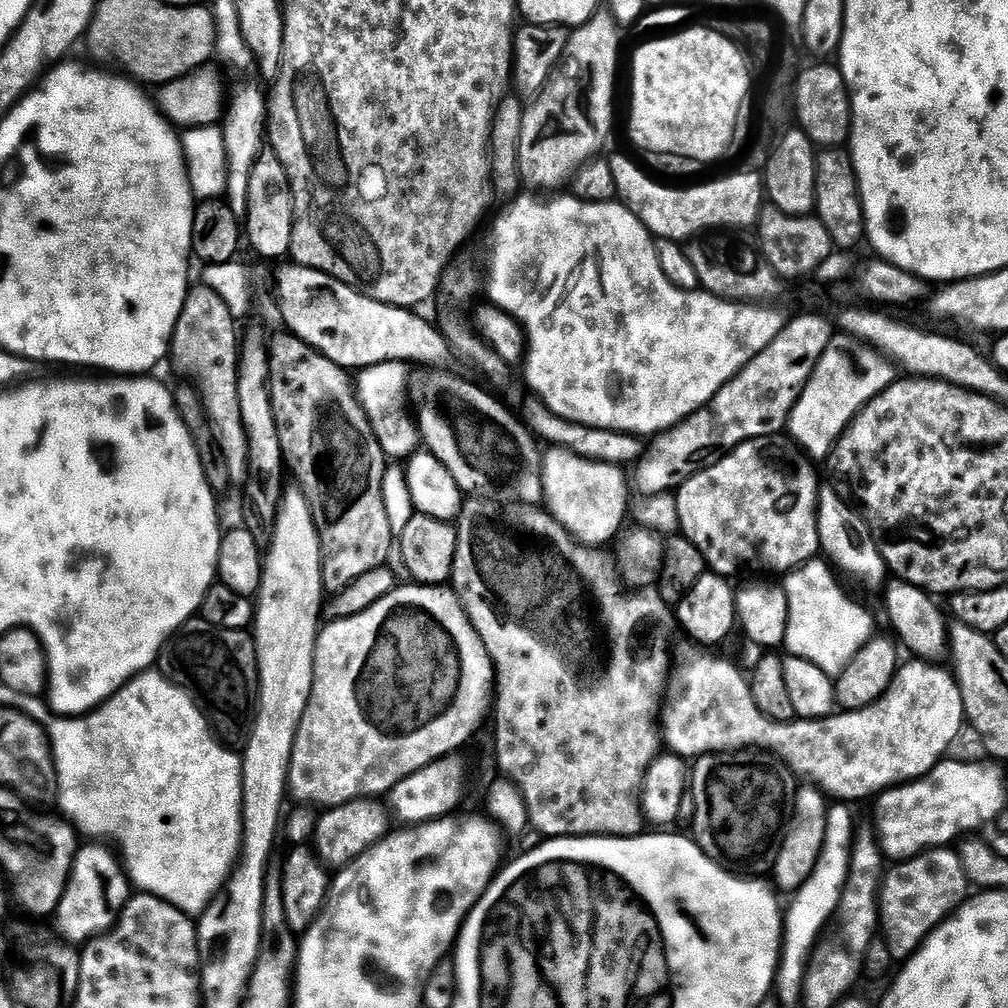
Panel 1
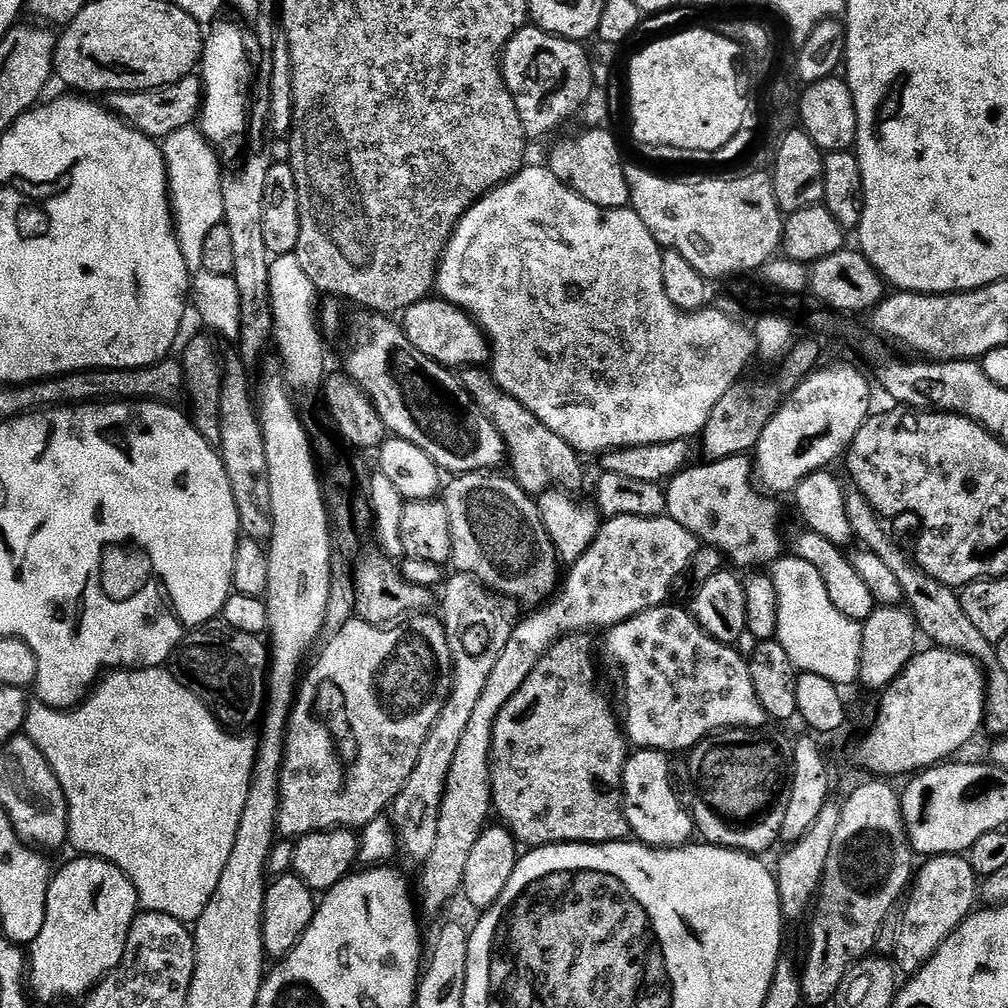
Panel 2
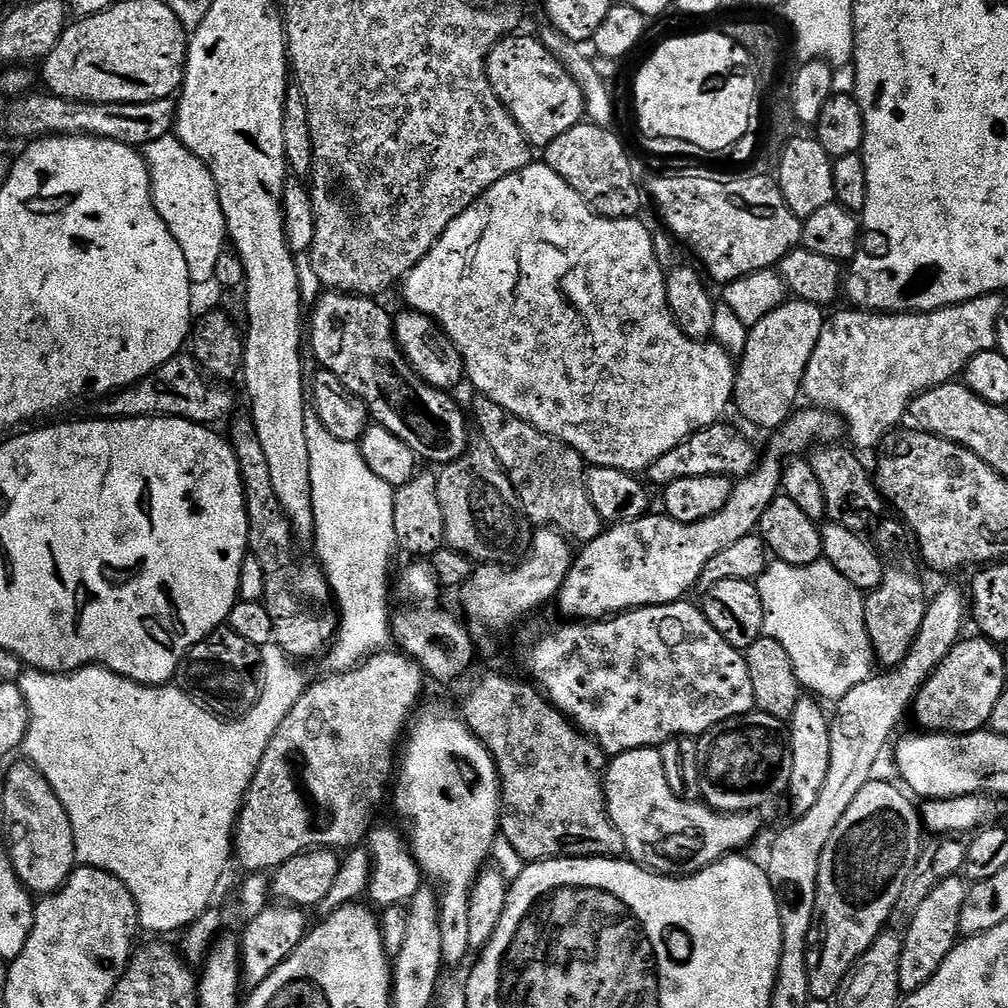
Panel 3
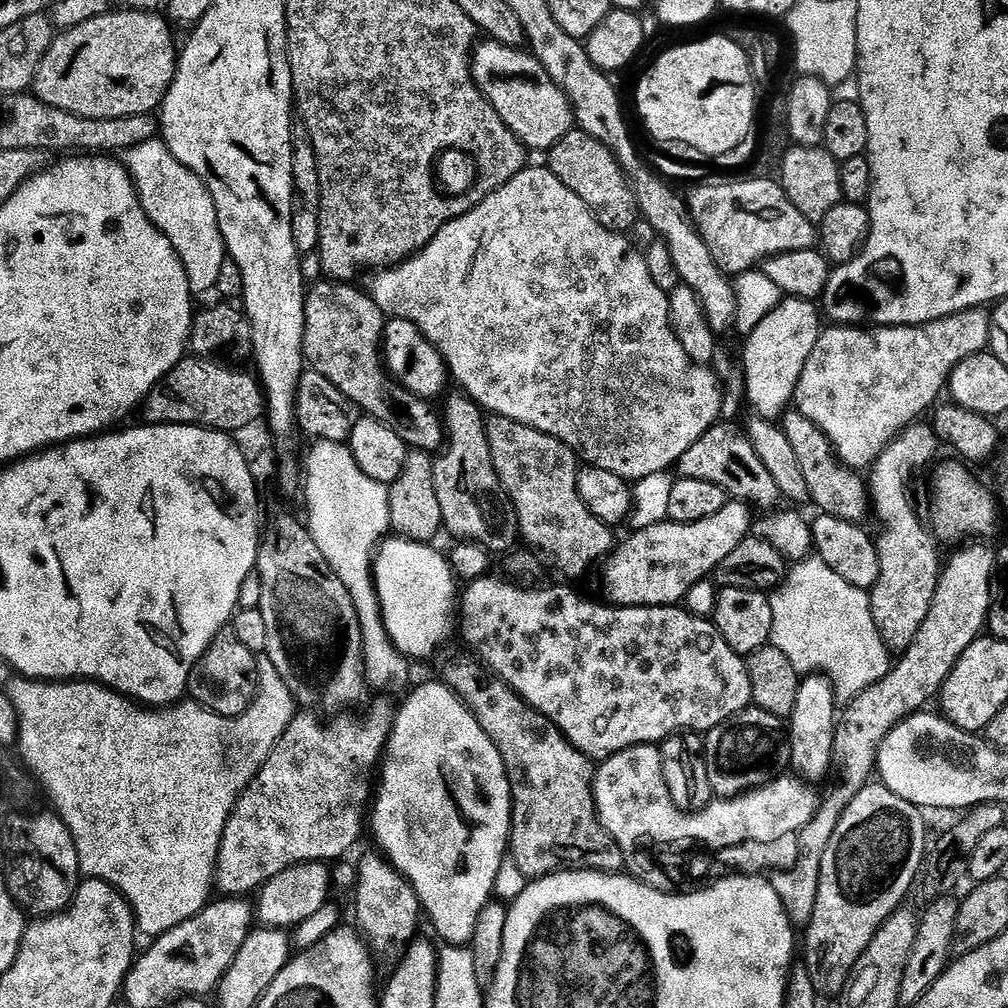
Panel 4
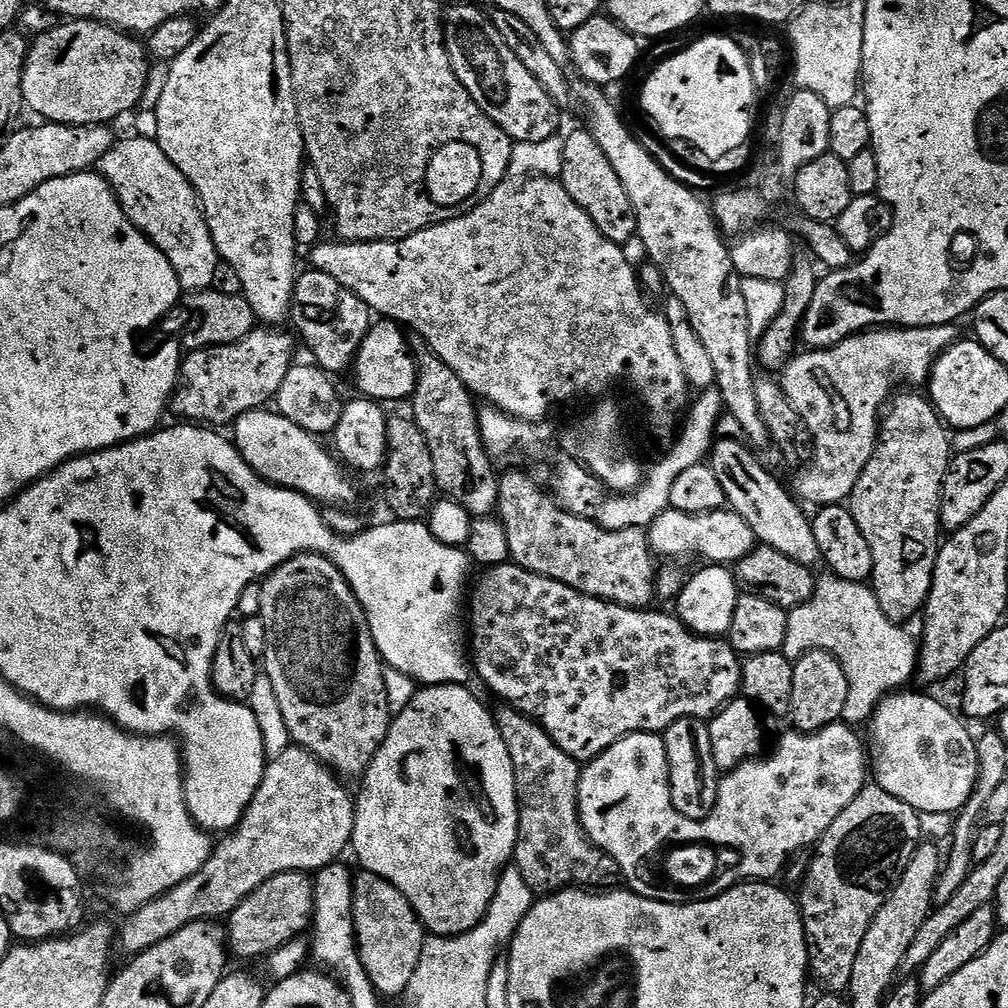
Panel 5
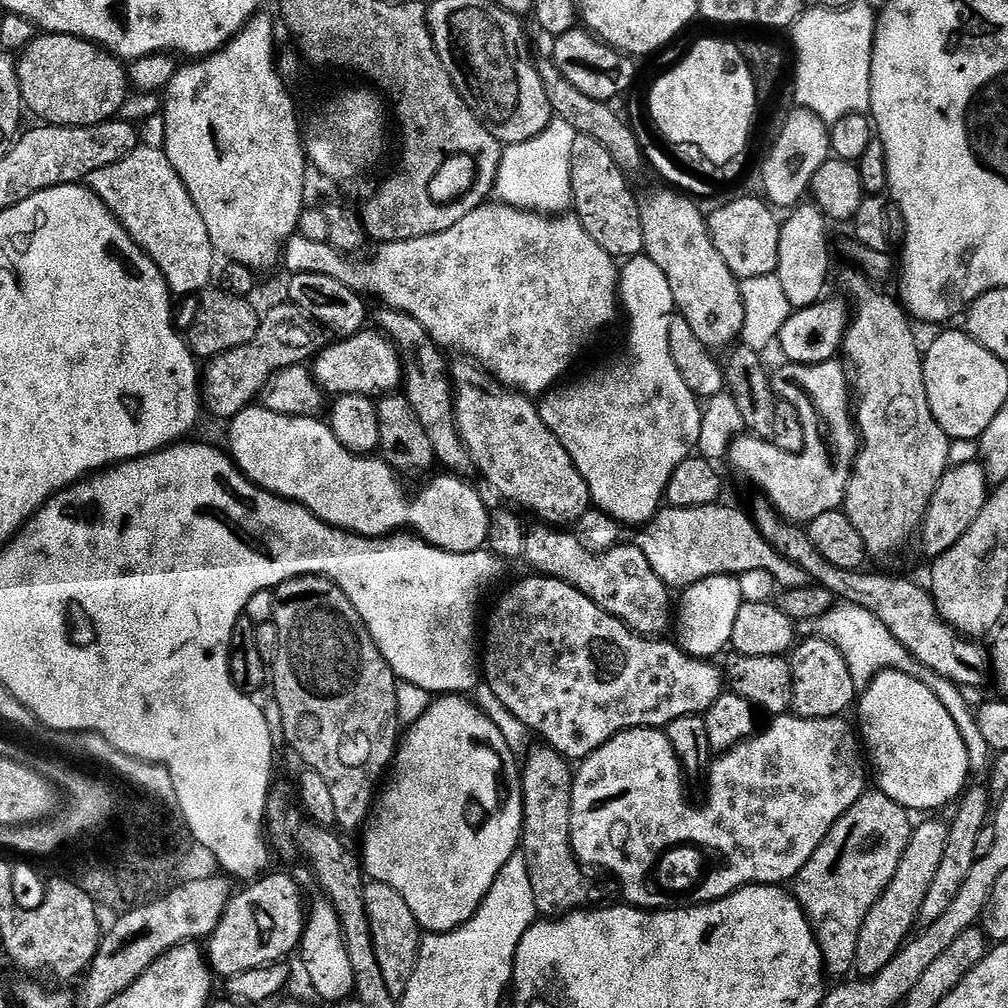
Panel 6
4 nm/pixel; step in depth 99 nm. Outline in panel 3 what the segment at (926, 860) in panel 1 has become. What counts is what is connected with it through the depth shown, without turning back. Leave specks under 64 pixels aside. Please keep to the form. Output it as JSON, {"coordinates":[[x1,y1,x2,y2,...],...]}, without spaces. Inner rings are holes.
{"coordinates":[[959,875,950,876,930,891,926,900,922,902,922,906,919,906,902,936,904,945,900,955,900,973,898,974,901,993,916,992,922,986,926,986,926,982,930,982,930,978,938,974,942,962,946,962,950,950,961,939,959,919,962,918,969,887,967,879]]}

